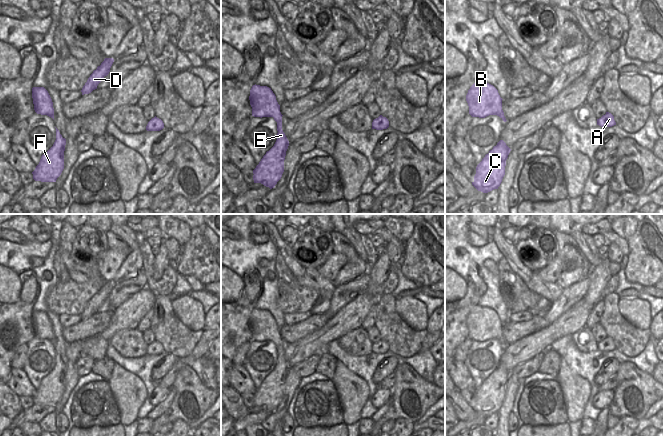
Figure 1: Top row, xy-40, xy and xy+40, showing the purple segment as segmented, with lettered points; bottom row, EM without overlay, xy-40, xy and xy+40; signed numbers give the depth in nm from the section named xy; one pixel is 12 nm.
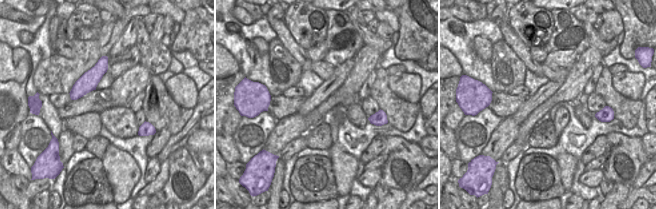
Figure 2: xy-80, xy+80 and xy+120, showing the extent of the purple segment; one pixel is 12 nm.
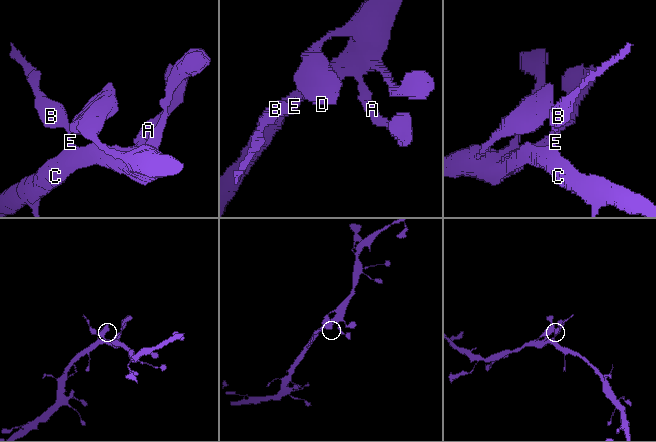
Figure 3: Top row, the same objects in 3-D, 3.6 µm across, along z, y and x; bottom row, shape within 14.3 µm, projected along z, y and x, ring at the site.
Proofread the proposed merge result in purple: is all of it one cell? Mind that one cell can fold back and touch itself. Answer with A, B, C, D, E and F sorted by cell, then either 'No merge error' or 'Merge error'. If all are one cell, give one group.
Groups: A C D E F / B. Merge error

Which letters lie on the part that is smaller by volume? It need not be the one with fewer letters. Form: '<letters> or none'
B

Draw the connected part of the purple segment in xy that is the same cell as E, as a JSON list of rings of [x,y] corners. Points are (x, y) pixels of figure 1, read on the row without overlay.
[[[282,346],[277,347],[277,364],[266,376],[253,394],[254,407],[261,407],[270,413],[274,412],[284,396],[284,384],[289,365],[282,354]]]

